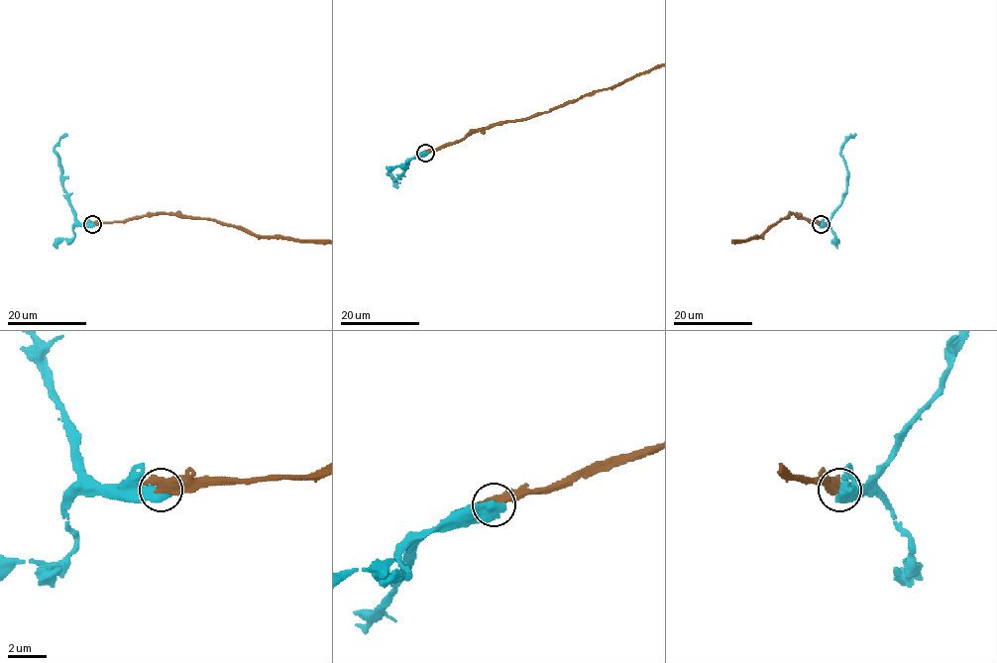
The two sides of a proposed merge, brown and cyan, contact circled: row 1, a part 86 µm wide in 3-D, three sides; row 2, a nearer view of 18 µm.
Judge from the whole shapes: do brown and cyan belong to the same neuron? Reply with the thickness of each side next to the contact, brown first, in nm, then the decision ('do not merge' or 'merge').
600/700 nm | do not merge

